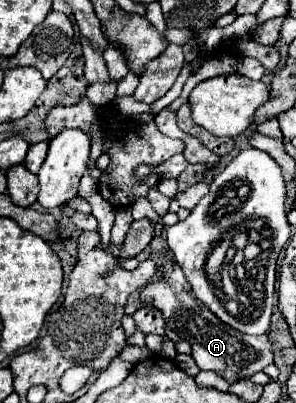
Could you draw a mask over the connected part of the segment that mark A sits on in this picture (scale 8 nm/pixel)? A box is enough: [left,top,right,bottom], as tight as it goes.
[140,268,272,384]

